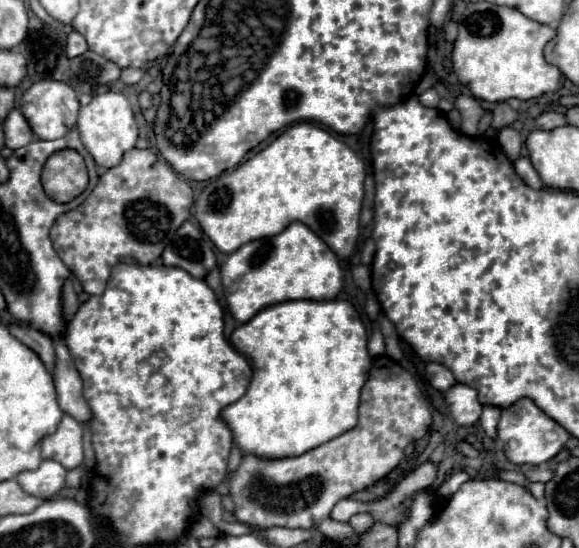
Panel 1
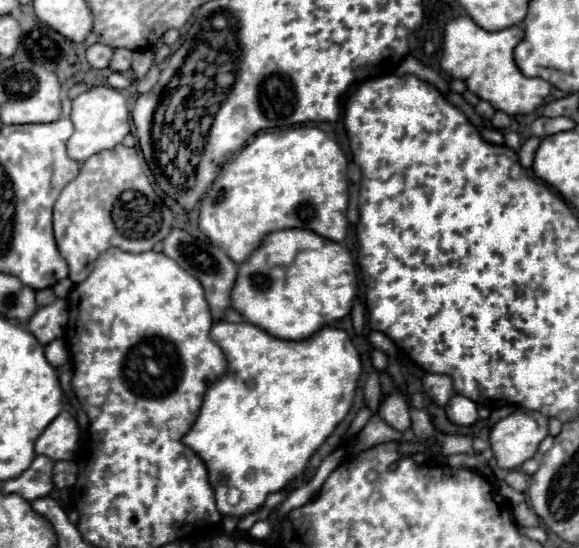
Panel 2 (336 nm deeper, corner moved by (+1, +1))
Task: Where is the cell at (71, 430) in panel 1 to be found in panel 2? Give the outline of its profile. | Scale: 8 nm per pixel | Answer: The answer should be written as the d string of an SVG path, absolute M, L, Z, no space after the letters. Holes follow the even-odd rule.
M62 410L36 440L36 454L52 460L72 460L78 448L78 426L68 410Z

